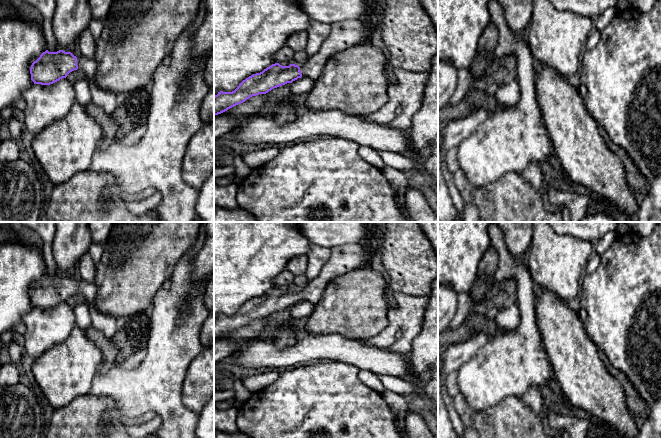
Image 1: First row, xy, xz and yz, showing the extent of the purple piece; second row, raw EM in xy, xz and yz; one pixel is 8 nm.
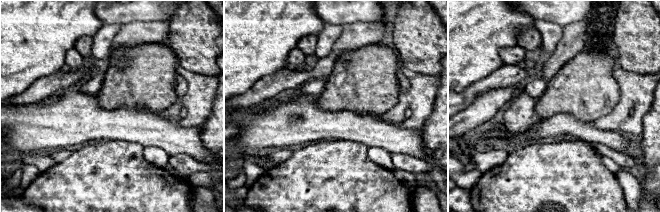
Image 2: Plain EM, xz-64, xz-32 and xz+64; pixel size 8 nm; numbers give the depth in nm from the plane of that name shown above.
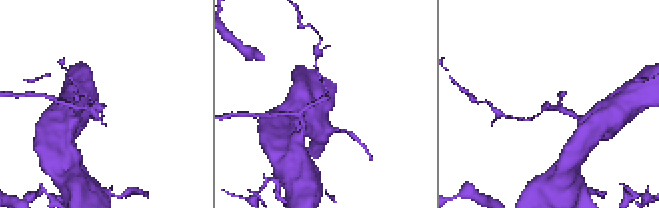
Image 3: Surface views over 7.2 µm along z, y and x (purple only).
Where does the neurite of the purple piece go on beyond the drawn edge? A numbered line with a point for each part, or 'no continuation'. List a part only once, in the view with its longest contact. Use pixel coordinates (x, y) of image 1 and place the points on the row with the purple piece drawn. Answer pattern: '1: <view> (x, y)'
1: xy (88, 65)

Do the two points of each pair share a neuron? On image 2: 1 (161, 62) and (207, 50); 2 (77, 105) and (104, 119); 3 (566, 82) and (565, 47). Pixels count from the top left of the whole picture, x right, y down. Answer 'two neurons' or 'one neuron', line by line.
1: two neurons
2: one neuron
3: two neurons

